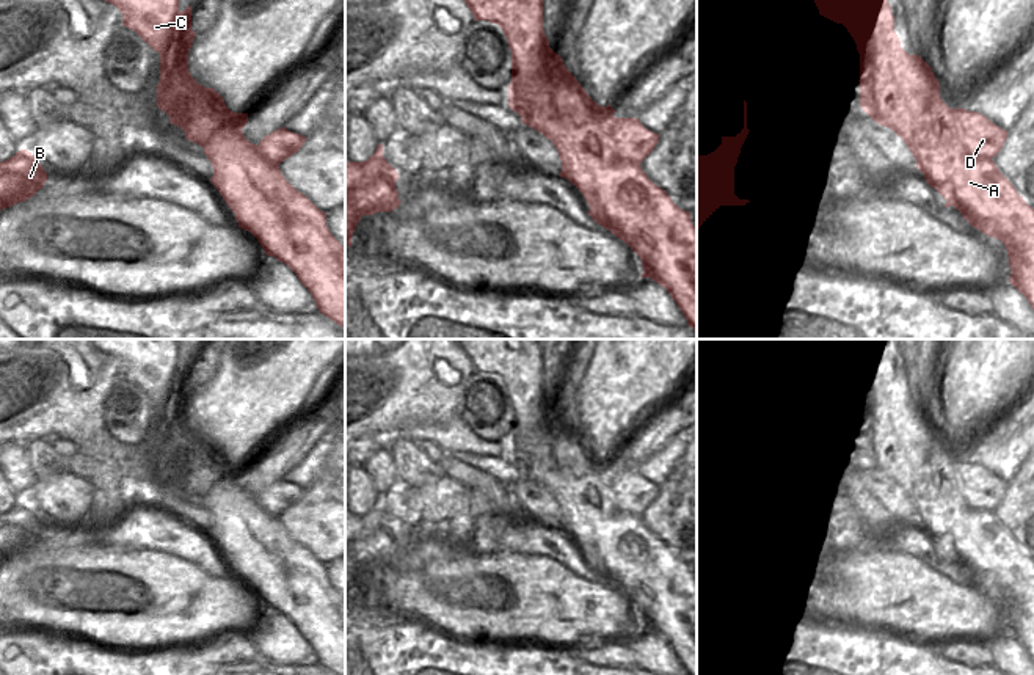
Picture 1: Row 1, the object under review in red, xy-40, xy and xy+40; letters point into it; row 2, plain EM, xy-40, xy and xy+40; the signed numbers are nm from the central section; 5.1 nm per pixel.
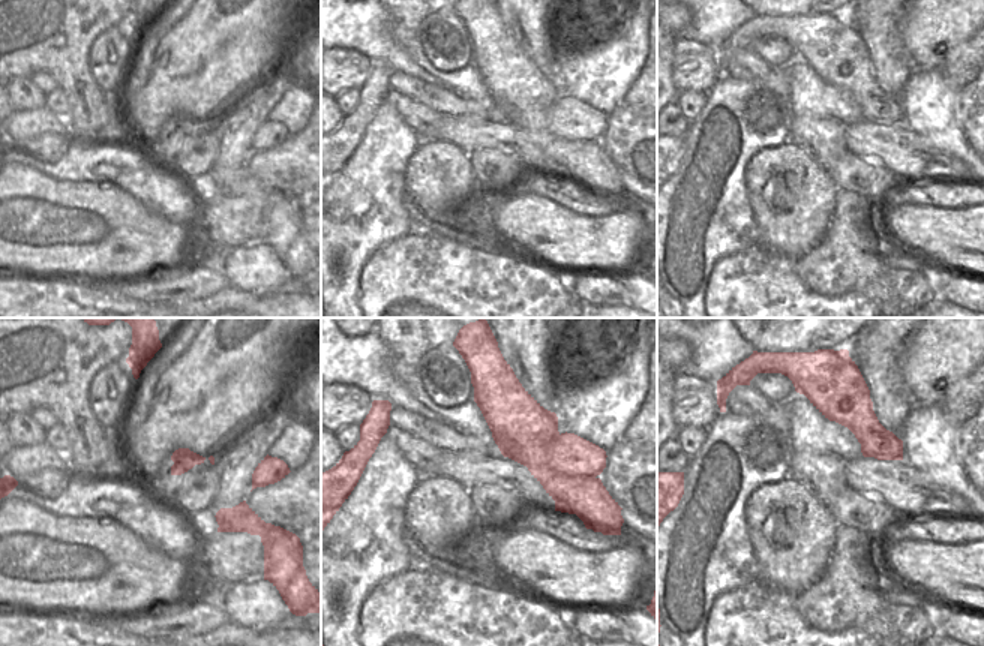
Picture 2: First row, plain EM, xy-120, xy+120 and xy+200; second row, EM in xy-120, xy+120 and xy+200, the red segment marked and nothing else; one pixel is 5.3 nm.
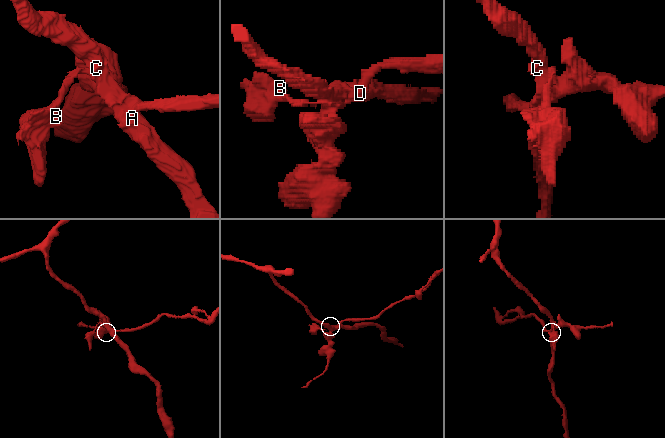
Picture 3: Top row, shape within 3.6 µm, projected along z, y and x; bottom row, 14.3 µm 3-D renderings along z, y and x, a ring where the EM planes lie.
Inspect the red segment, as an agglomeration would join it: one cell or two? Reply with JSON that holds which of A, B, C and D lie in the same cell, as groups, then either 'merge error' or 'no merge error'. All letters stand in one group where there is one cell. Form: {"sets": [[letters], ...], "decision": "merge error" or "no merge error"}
{"sets": [["A", "B", "C"], ["D"]], "decision": "merge error"}

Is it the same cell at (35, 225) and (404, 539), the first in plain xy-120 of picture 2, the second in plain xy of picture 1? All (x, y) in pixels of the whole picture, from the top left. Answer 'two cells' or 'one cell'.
two cells

